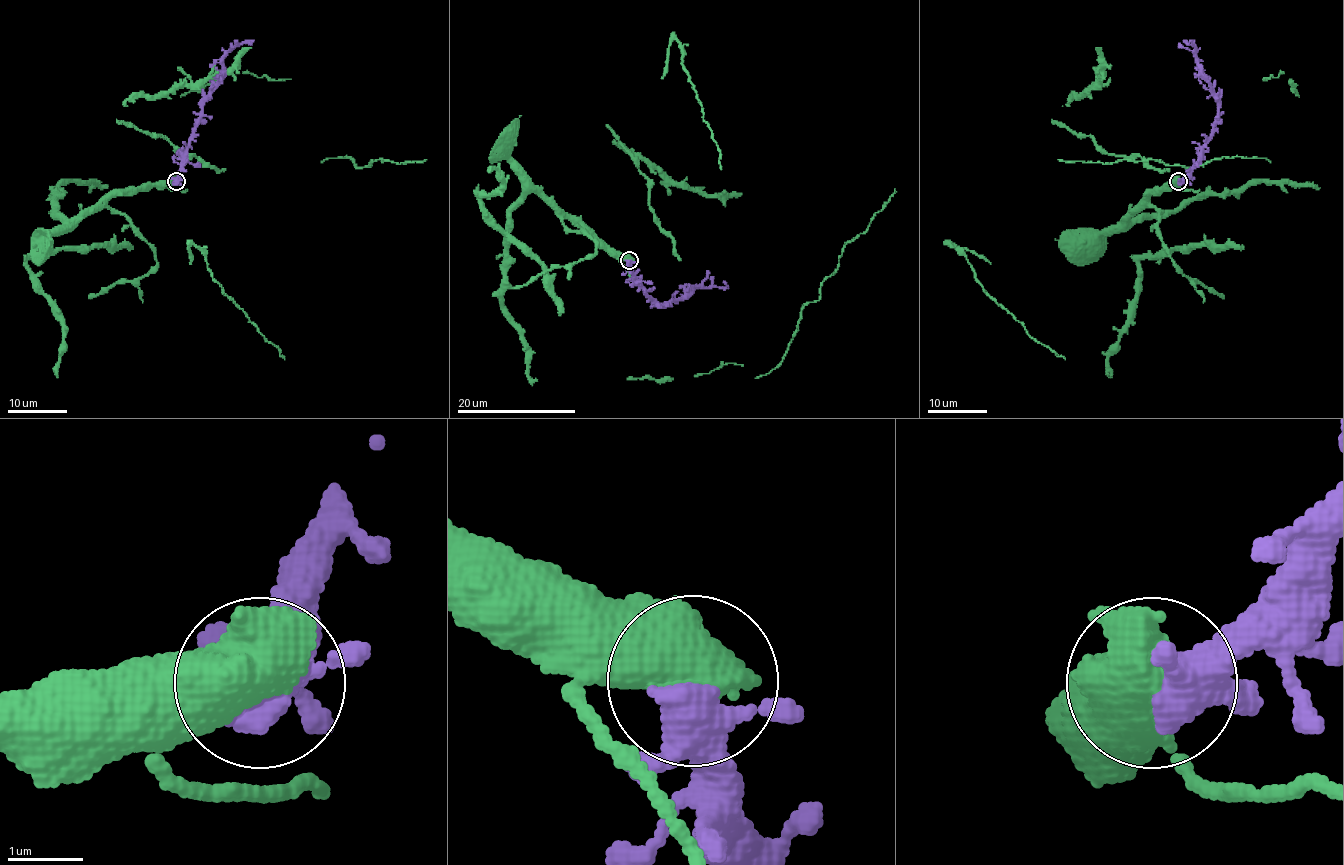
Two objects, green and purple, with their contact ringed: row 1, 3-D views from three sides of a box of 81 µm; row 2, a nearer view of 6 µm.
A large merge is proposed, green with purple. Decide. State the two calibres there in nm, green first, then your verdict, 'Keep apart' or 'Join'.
Thickness 600 nm (green) against 360 nm. Keep apart

